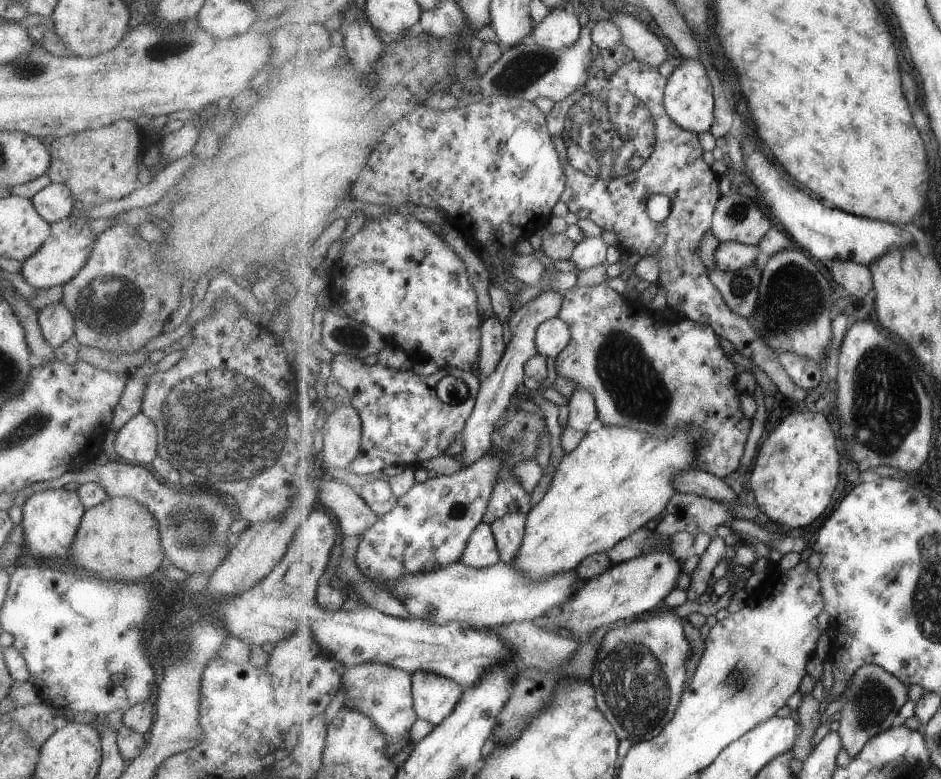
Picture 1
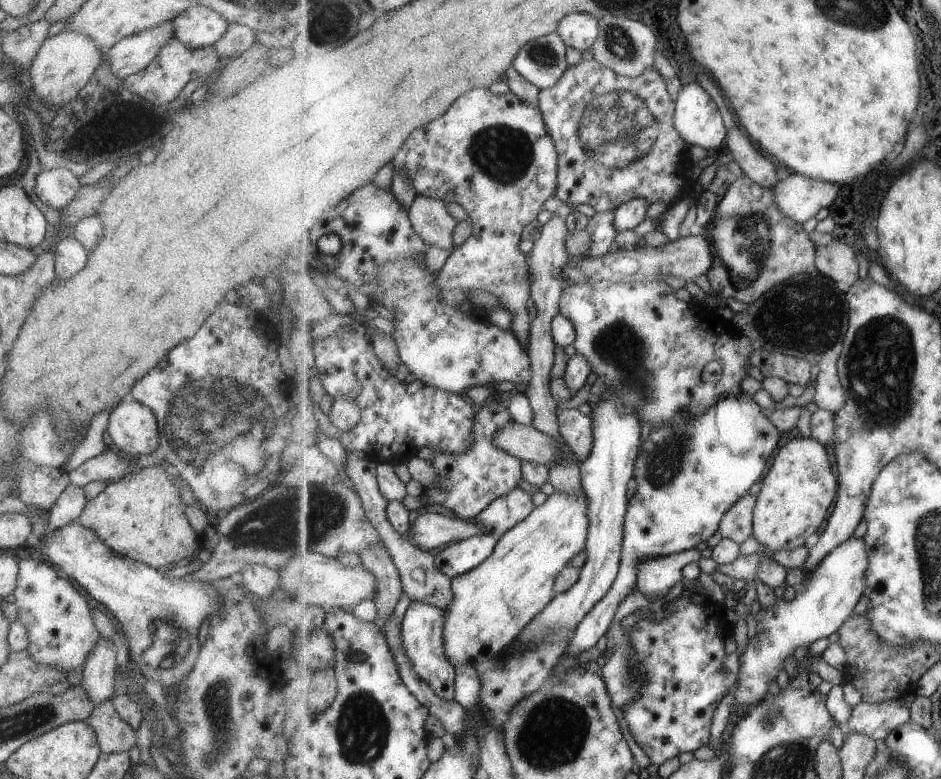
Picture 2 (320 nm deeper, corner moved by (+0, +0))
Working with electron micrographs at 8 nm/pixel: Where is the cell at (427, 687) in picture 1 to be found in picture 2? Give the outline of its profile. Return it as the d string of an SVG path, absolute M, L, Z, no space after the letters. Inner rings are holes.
M413 601L406 610L402 620L402 637L408 655L413 659L415 670L445 700L456 698L455 667L448 661L444 643L445 617L441 609L423 601Z

